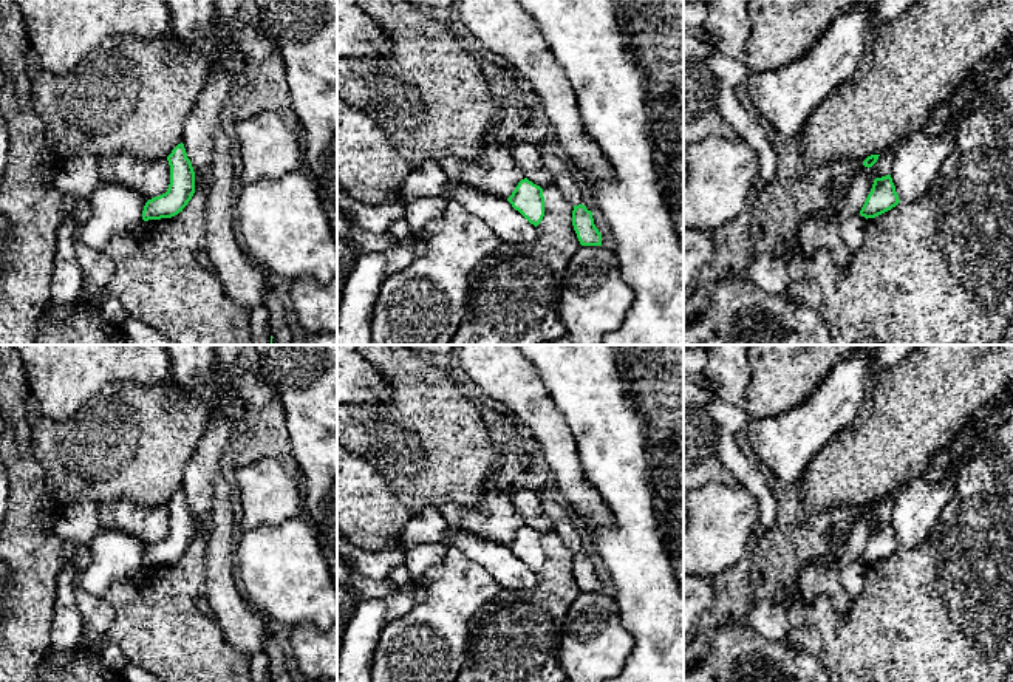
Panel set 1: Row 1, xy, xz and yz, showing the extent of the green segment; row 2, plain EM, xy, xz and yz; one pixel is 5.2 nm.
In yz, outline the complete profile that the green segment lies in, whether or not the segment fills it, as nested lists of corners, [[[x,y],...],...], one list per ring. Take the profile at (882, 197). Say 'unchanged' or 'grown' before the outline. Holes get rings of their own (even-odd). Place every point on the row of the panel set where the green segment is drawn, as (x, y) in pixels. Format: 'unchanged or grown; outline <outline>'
unchanged; outline [[[891,175],[875,178],[872,189],[860,210],[860,215],[875,218],[900,203]]]

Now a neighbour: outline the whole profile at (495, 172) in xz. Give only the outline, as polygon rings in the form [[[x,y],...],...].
[[[495,128],[487,131],[486,147],[478,159],[461,161],[442,156],[436,162],[449,181],[501,198],[509,198],[518,182],[524,179],[510,145],[500,141]]]

